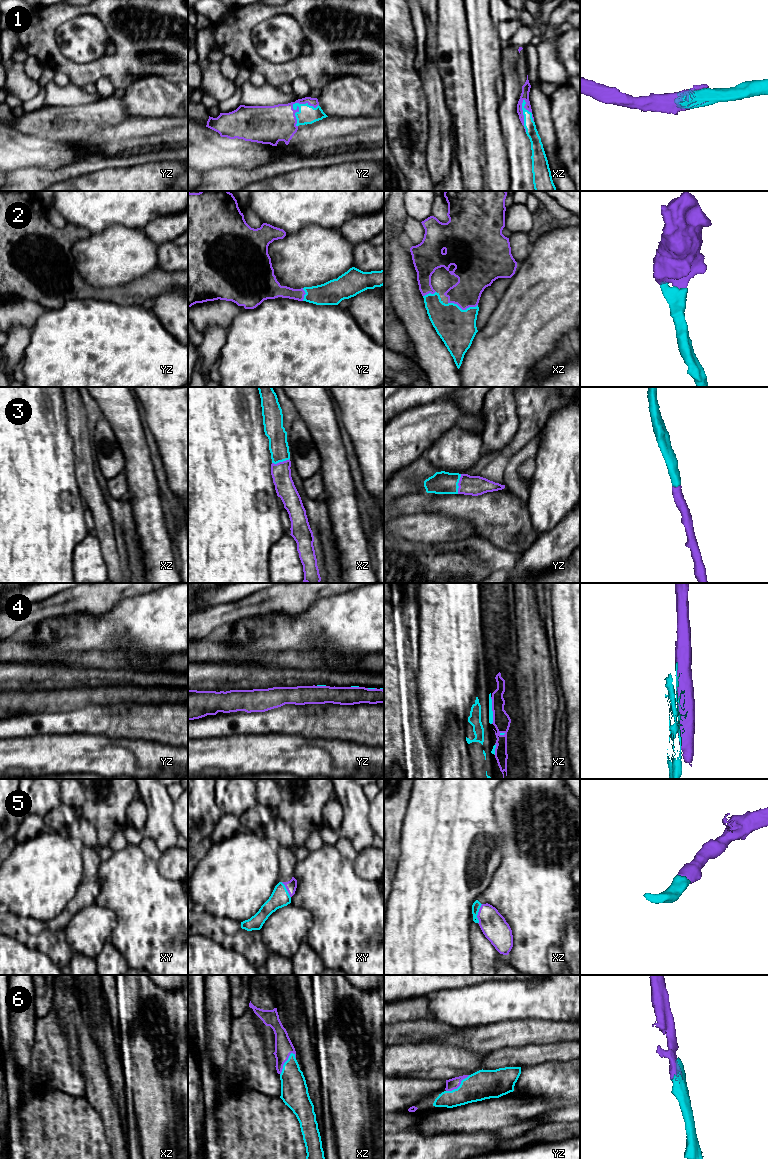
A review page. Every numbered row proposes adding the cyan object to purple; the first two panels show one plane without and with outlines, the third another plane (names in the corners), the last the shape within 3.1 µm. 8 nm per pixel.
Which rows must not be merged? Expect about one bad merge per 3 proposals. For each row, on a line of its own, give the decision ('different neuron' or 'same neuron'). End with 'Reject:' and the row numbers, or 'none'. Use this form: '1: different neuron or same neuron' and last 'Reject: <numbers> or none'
1: same neuron
2: same neuron
3: same neuron
4: different neuron
5: same neuron
6: same neuron
Reject: 4

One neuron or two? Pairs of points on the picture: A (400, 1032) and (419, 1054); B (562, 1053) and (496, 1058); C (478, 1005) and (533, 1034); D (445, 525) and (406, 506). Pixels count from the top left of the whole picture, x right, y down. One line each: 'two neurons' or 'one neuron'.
A: two neurons
B: one neuron
C: two neurons
D: two neurons

